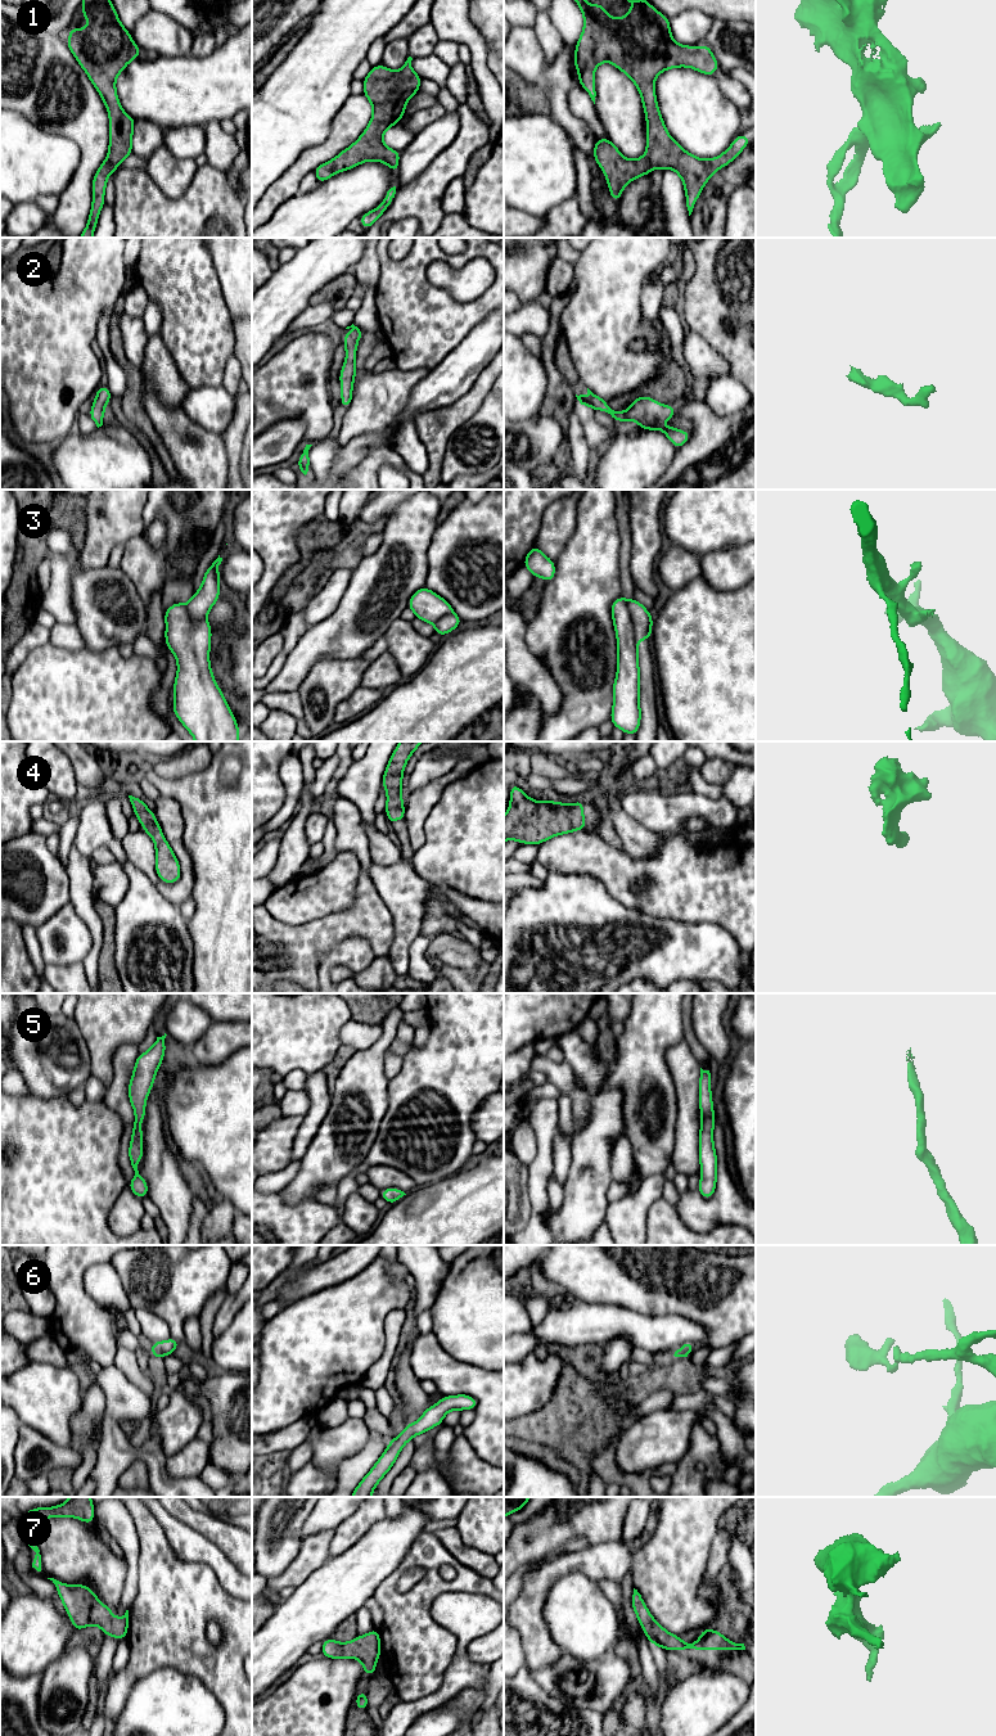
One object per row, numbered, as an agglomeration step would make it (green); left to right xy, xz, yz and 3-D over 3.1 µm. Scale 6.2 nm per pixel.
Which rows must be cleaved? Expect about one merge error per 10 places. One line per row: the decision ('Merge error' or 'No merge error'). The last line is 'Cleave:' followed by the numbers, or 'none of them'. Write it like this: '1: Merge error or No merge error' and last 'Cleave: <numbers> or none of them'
1: No merge error
2: No merge error
3: Merge error
4: No merge error
5: No merge error
6: No merge error
7: No merge error
Cleave: 3

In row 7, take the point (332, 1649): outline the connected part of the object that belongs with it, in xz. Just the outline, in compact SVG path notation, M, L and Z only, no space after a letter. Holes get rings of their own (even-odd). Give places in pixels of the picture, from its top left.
M374 1628L368 1634L359 1634L355 1640L346 1643L334 1641L332 1638L326 1638L321 1643L321 1656L332 1659L357 1659L361 1661L365 1674L375 1674L375 1665L378 1663L379 1655L382 1654L378 1628Z

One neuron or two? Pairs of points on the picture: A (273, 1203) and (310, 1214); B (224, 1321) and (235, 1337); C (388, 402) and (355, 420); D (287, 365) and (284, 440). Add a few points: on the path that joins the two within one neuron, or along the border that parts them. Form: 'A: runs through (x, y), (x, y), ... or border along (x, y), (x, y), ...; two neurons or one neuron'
A: runs through (282, 1212), (285, 1216), (301, 1216); one neuron
B: border along (238, 1310), (233, 1321), (215, 1339); two neurons
C: runs through (381, 402), (363, 416); one neuron
D: border along (305, 420), (301, 418), (280, 419), (265, 431); two neurons

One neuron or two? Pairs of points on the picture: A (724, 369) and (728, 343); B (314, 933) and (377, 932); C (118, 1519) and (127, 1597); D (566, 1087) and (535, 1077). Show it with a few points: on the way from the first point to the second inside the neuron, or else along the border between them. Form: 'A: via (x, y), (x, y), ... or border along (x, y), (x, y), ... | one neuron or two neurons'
A: border along (703, 338), (729, 364), (730, 374) | two neurons
B: via (329, 930), (333, 928), (361, 928) | one neuron
C: via (126, 1538), (131, 1549), (131, 1578) | one neuron
D: border along (531, 1068), (541, 1072), (548, 1081) | two neurons

